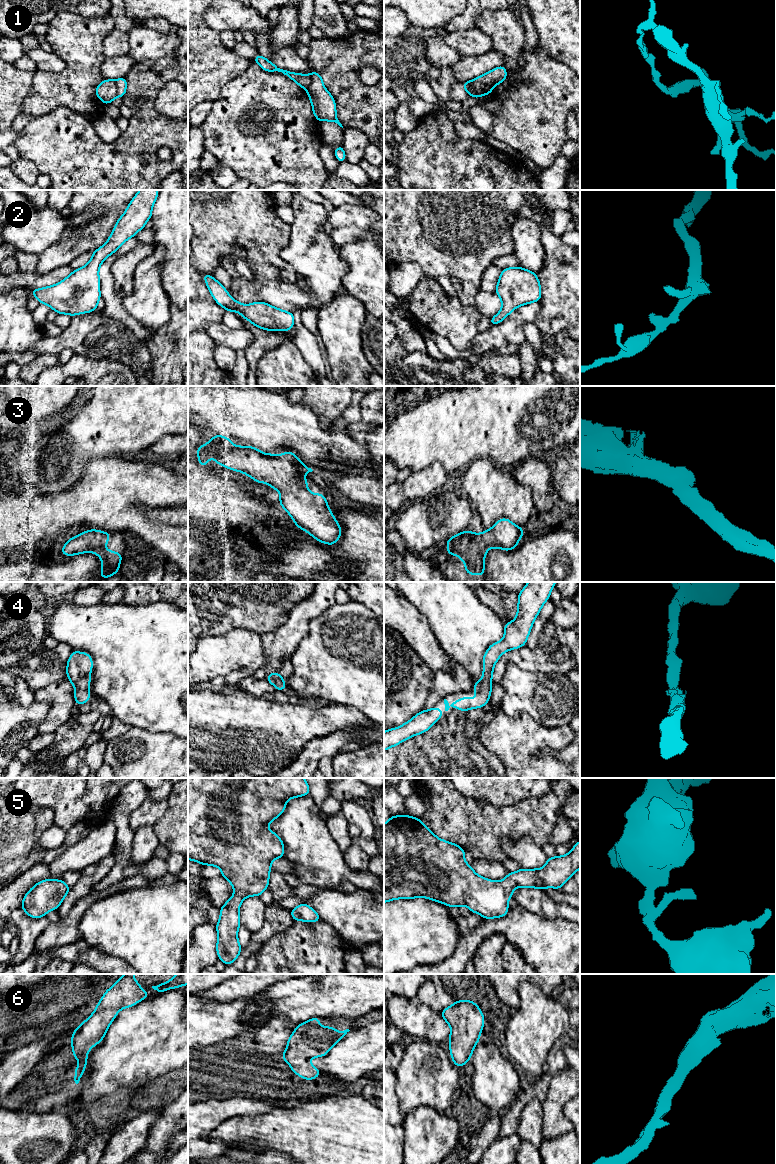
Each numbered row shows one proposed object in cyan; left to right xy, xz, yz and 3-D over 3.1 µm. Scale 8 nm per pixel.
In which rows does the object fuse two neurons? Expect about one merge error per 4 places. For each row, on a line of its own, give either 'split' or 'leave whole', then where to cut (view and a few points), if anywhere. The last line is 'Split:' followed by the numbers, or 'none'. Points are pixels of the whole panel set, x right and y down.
1: split | xz (310, 75), (311, 82), (307, 90)
2: leave whole | no cut
3: leave whole | no cut
4: leave whole | no cut
5: leave whole | no cut
6: leave whole | no cut
Split: 1

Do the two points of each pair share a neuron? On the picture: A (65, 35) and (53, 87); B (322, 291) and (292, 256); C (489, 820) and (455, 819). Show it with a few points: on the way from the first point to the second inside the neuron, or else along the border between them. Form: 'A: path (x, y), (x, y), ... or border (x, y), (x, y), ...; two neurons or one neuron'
A: path (70, 48), (70, 70), (66, 74); one neuron
B: path (318, 282), (301, 265); one neuron
C: path (481, 820), (463, 820); one neuron

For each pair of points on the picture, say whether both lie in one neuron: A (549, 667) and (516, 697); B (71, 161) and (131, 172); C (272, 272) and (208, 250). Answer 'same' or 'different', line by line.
A: different
B: same
C: different

